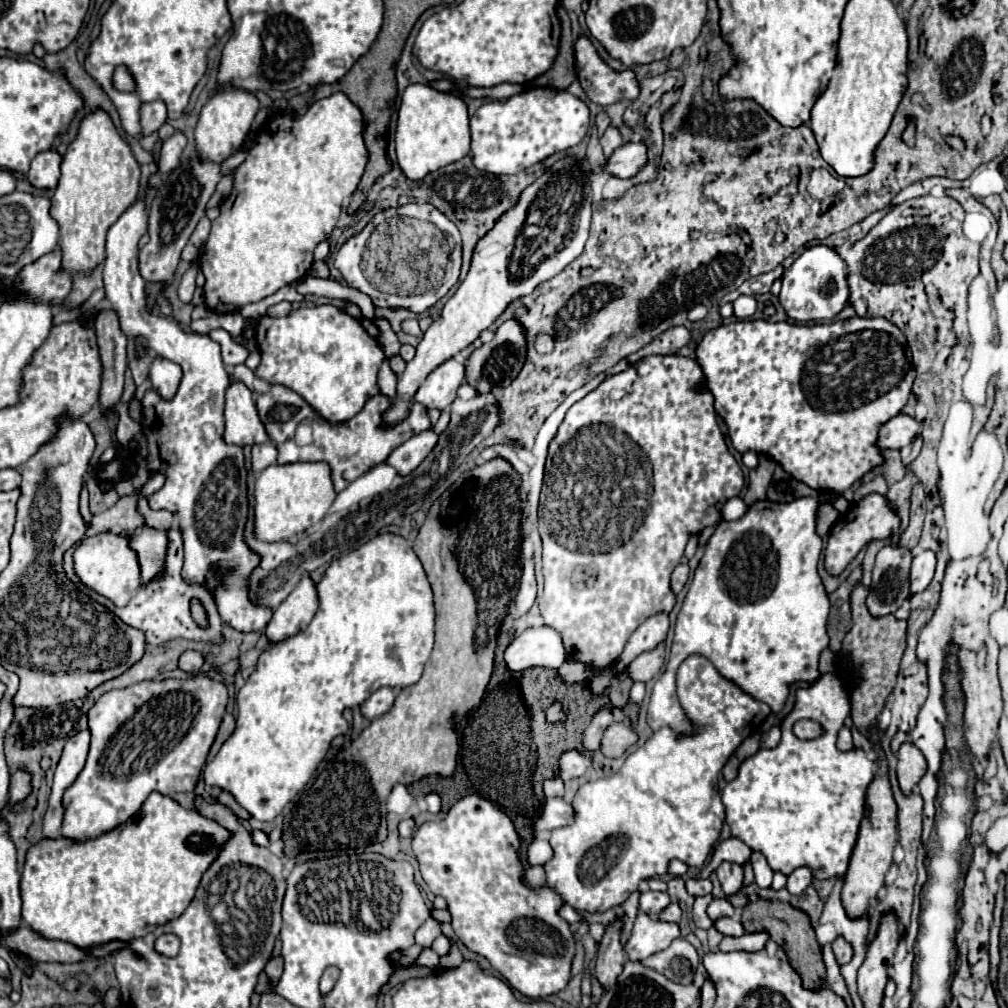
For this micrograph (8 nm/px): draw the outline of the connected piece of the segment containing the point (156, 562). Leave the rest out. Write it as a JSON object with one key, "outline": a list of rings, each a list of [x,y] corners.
{"outline":[[[141,527],[139,533],[129,535],[131,539],[131,549],[137,551],[139,555],[139,565],[141,565],[141,579],[143,585],[149,583],[155,575],[163,571],[163,559],[165,559],[165,549],[167,549],[167,533],[165,531],[155,531],[151,527]]]}

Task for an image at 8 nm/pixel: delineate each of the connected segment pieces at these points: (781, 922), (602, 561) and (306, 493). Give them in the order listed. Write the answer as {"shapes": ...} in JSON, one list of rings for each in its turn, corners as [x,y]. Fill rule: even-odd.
{"shapes":[[[[757,899],[751,901],[749,905],[743,907],[743,915],[741,915],[743,927],[747,933],[751,931],[769,931],[771,939],[773,937],[783,937],[783,947],[789,955],[791,965],[797,969],[797,973],[801,975],[805,987],[809,989],[817,989],[821,985],[821,981],[825,979],[825,965],[823,965],[823,957],[821,957],[821,947],[815,939],[813,933],[813,925],[807,913],[803,913],[801,909],[795,909],[789,903],[783,901],[767,901],[767,899]]],[[[645,357],[643,361],[637,361],[635,365],[629,365],[625,371],[615,373],[605,377],[597,389],[587,393],[581,401],[577,401],[565,415],[563,423],[559,425],[557,435],[553,437],[549,445],[549,455],[547,455],[547,465],[545,465],[545,481],[543,481],[543,491],[541,491],[541,503],[539,503],[539,533],[543,539],[543,577],[545,577],[545,589],[543,597],[539,601],[541,615],[545,619],[545,625],[557,629],[563,635],[563,643],[567,649],[569,659],[583,661],[593,667],[605,667],[611,665],[613,659],[623,651],[629,635],[651,615],[655,613],[669,613],[675,605],[675,595],[669,587],[669,577],[671,571],[681,563],[683,549],[687,541],[693,535],[699,535],[707,525],[717,525],[723,515],[721,509],[727,499],[737,497],[743,489],[743,473],[741,467],[737,465],[735,457],[729,453],[727,443],[721,435],[721,429],[717,425],[715,409],[713,409],[713,397],[711,393],[703,391],[699,393],[699,385],[703,373],[695,359],[689,357]],[[593,425],[609,425],[615,431],[627,433],[629,437],[593,437]],[[637,445],[643,449],[643,453],[637,453]]],[[[287,463],[269,465],[255,483],[255,537],[259,541],[285,541],[317,525],[335,501],[337,491],[327,463]]]]}

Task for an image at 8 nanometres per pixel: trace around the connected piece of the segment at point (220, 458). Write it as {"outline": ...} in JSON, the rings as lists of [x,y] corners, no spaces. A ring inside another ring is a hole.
{"outline":[[[137,199],[107,231],[103,283],[105,295],[119,315],[121,329],[133,337],[145,337],[151,349],[183,369],[183,379],[171,401],[163,401],[155,389],[149,389],[141,399],[143,435],[147,439],[155,437],[147,447],[147,469],[149,473],[163,473],[167,477],[165,485],[149,495],[147,501],[151,509],[169,509],[179,517],[185,549],[183,581],[207,587],[207,577],[219,575],[221,583],[217,587],[207,587],[207,591],[217,603],[221,621],[245,633],[257,629],[263,631],[273,611],[263,605],[251,605],[251,599],[247,597],[247,577],[251,577],[251,569],[259,565],[261,555],[245,543],[249,503],[243,447],[227,445],[223,441],[223,405],[229,375],[221,361],[221,347],[211,341],[209,335],[189,333],[171,319],[155,317],[145,309],[145,281],[137,265],[139,239],[145,233],[147,203]],[[205,423],[211,423],[217,429],[217,437],[211,443],[205,441],[201,431]]]}

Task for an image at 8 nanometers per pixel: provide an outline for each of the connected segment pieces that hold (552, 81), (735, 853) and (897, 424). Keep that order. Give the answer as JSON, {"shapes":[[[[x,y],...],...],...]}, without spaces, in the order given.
{"shapes":[[[[563,7],[557,9],[557,15],[563,23],[563,31],[561,31],[561,47],[559,47],[559,55],[553,63],[553,67],[539,77],[539,85],[549,85],[555,89],[567,89],[575,79],[575,55],[573,55],[573,37],[571,37],[571,21],[569,15]]],[[[729,837],[725,841],[721,841],[709,861],[709,865],[699,873],[699,877],[709,877],[711,871],[715,871],[723,861],[731,861],[731,863],[739,863],[743,865],[747,859],[751,857],[751,849],[747,845],[743,845],[743,841]]],[[[905,413],[889,419],[879,431],[879,447],[881,449],[903,449],[913,443],[919,433],[919,421]]]]}

